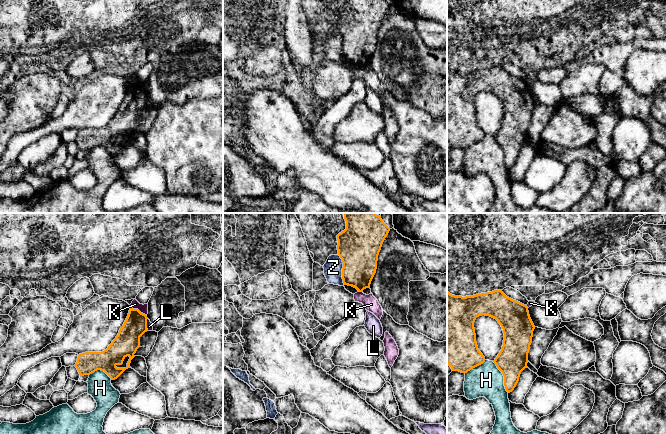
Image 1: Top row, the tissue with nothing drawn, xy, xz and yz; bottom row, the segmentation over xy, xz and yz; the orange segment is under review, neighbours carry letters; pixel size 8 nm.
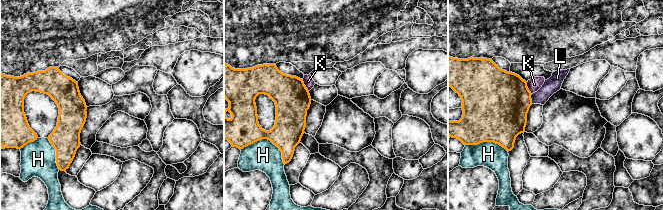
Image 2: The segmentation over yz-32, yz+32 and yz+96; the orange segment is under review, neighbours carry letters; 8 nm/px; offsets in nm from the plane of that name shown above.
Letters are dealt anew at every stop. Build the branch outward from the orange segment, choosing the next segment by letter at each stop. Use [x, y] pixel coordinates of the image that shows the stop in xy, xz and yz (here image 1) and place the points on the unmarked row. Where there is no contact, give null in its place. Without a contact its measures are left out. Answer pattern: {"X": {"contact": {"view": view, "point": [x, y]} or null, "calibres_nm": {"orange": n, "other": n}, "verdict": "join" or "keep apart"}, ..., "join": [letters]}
{"H": {"contact": {"view": "yz", "point": [504, 153]}, "calibres_nm": {"orange": 240, "other": 280}, "verdict": "keep apart"}, "K": {"contact": {"view": "xy", "point": [137, 85]}, "calibres_nm": {"orange": 190, "other": 70}, "verdict": "keep apart"}, "L": {"contact": {"view": "xy", "point": [146, 100]}, "calibres_nm": {"orange": 200, "other": 50}, "verdict": "keep apart"}, "Z": {"contact": {"view": "xz", "point": [342, 45]}, "calibres_nm": {"orange": 340, "other": 140}, "verdict": "keep apart"}, "join": []}

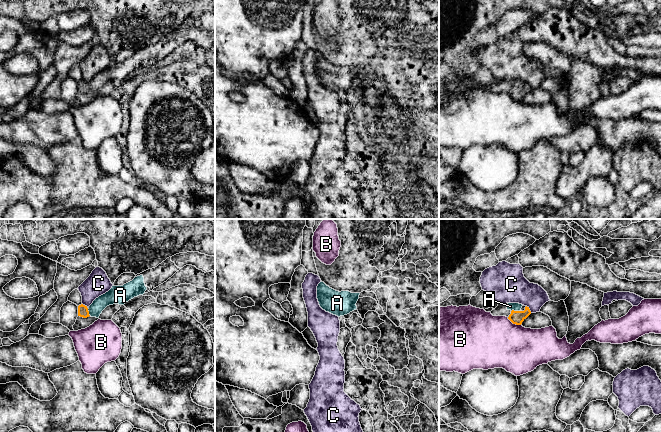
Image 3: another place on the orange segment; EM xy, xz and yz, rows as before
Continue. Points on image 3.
{"A": {"contact": {"view": "yz", "point": [515, 87]}, "calibres_nm": {"orange": 110, "other": 60}, "verdict": "join"}, "B": {"contact": {"view": "yz", "point": [514, 99]}, "calibres_nm": {"orange": 110, "other": 420}, "verdict": "keep apart"}, "C": {"contact": {"view": "yz", "point": [529, 85]}, "calibres_nm": {"orange": 110, "other": 280}, "verdict": "keep apart"}, "join": ["A"]}

